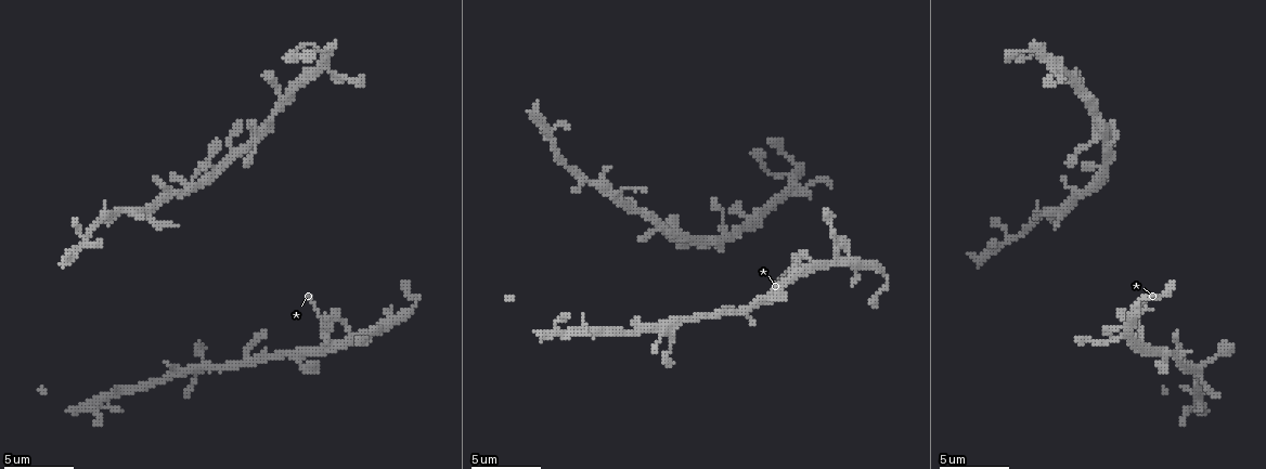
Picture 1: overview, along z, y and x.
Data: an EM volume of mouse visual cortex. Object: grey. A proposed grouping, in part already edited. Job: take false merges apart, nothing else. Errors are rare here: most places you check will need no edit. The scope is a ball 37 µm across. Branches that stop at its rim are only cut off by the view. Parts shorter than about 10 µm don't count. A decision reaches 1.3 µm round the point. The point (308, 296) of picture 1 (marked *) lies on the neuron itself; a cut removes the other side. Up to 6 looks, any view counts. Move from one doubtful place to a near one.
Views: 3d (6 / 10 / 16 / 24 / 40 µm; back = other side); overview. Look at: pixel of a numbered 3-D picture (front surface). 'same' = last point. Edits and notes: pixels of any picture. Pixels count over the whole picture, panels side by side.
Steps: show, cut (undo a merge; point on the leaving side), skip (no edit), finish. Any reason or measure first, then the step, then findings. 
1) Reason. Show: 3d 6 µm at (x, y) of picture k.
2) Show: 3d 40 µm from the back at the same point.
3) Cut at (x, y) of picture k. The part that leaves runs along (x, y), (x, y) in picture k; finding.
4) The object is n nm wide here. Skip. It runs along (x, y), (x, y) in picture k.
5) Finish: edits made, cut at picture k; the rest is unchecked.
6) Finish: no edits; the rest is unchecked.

Side arm on a straight run. Show: 3d 10 µm at (1139, 328) of picture 1.

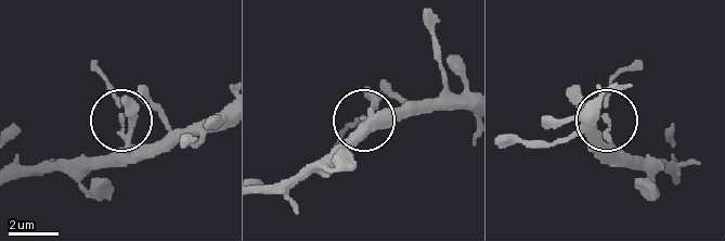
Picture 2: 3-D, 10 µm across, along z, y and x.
3 arms meet here. Skip. It runs along (93, 64), (124, 124), (121, 149), (107, 165) in picture 2; all the same neuron.

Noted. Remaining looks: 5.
Sudden change in width. Show: 3d 10 µm at (1095, 108) of picture 1.

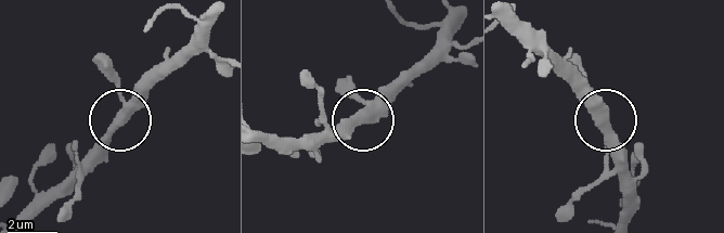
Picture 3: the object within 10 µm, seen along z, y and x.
Skip. One neuron here.

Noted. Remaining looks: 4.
Three-way junction. Show: 3d 10 µm at (687, 237) of picture 1.

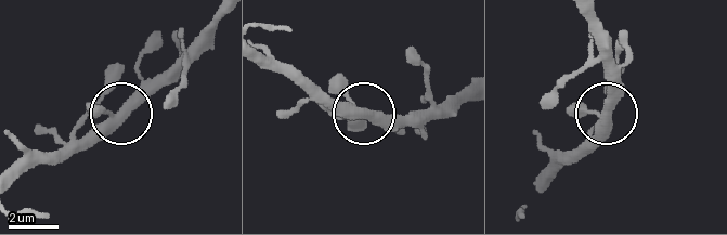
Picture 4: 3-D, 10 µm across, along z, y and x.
The object is 350 nm wide here. Skip. All the same neuron.

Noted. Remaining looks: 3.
Finish: no edits; the rest is unchecked.

